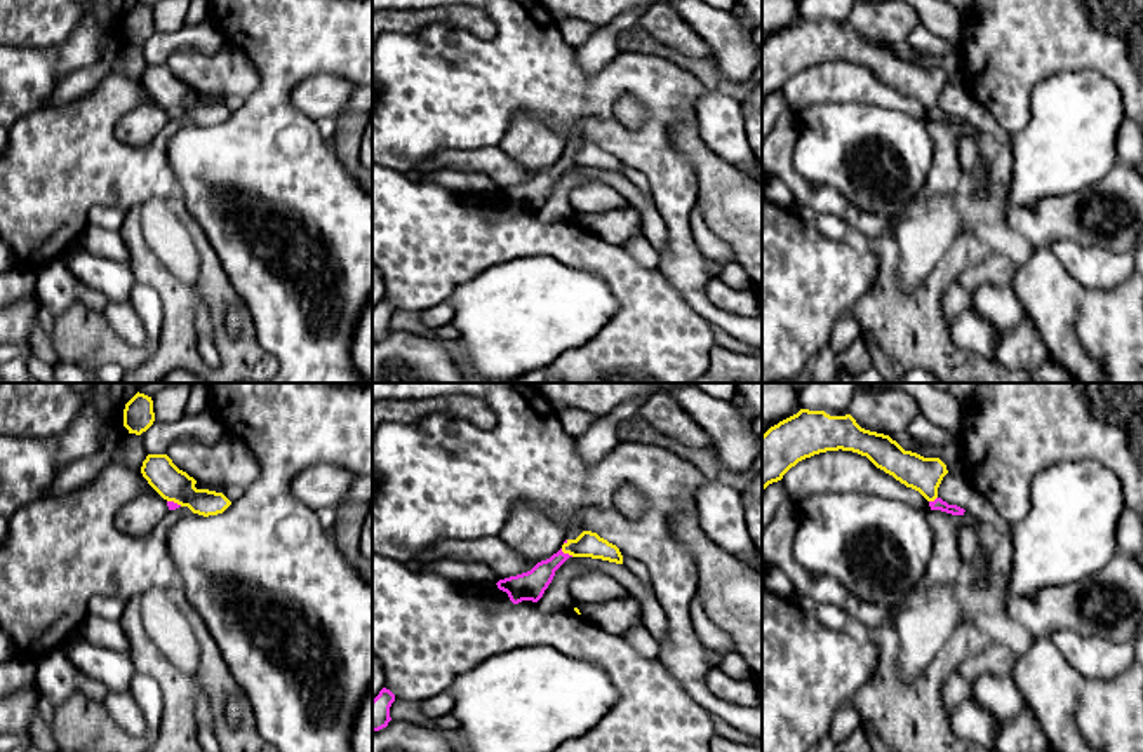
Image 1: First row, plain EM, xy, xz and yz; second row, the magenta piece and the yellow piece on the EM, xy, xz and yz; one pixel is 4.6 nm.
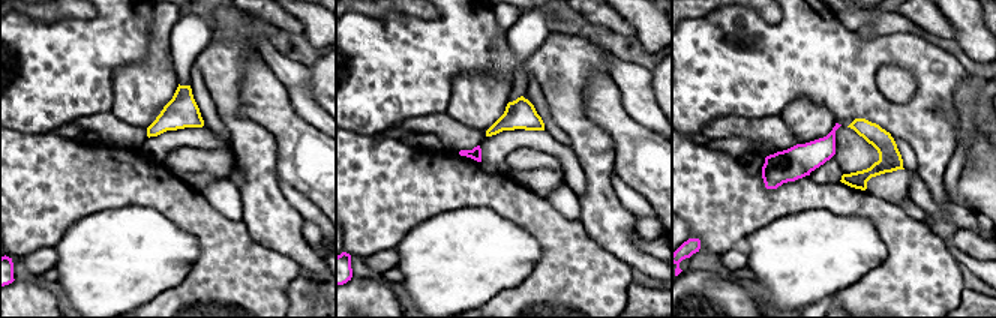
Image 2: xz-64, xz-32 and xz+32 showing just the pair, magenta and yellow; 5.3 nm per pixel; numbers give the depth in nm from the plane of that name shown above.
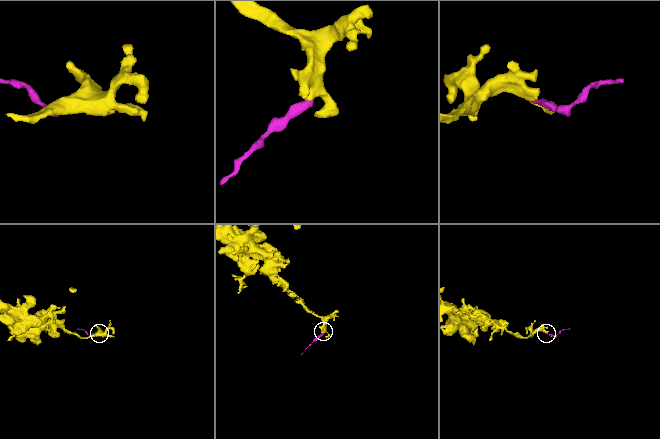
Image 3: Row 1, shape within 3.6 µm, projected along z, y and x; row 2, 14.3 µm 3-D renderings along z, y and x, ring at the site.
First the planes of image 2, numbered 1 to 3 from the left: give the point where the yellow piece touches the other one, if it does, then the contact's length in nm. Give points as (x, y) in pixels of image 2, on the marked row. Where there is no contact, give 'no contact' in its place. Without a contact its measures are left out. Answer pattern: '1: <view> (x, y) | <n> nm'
1: no contact
2: no contact
3: no contact

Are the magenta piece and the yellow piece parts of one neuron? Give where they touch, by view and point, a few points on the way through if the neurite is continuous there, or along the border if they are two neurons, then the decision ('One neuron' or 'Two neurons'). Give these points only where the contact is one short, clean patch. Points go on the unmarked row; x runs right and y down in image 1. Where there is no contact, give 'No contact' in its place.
Touches magenta at xz (568, 164). Path across: xz (531, 195), (557, 169), (568, 164), (588, 154). One neuron

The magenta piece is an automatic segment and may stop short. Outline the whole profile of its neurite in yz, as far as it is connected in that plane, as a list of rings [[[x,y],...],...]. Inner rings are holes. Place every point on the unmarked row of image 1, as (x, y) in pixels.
[[[800,19],[762,45],[762,101],[781,91],[799,71],[839,59],[866,66],[877,78],[919,101],[931,120],[964,125],[964,118],[938,106],[938,97],[948,84],[939,68],[905,61],[889,45],[861,38],[851,24],[830,26],[825,21]]]

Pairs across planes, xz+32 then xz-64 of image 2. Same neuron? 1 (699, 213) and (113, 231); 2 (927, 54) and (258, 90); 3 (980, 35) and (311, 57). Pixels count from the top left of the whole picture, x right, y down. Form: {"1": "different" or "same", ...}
{"1": "different", "2": "different", "3": "different"}

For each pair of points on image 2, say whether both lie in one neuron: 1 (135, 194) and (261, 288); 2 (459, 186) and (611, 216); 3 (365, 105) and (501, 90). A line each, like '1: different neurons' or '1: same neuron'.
1: same neuron
2: different neurons
3: different neurons

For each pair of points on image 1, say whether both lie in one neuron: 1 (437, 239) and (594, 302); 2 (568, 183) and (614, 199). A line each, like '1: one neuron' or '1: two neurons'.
1: two neurons
2: two neurons

